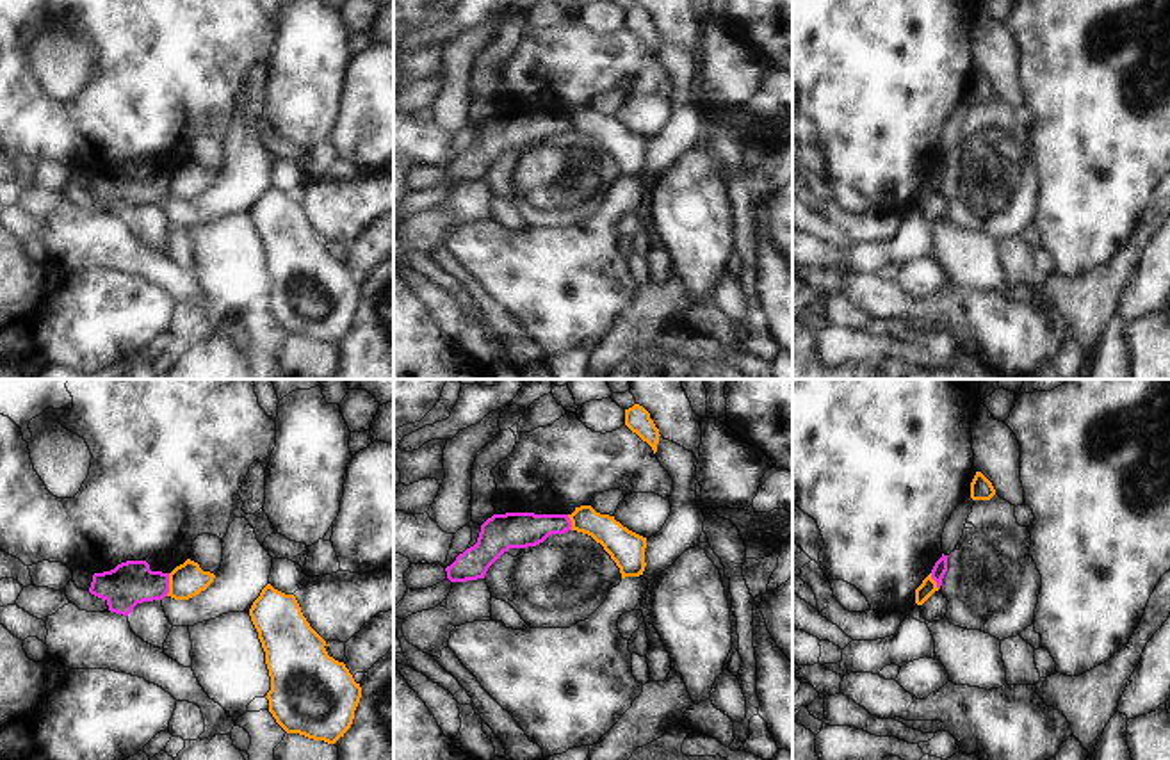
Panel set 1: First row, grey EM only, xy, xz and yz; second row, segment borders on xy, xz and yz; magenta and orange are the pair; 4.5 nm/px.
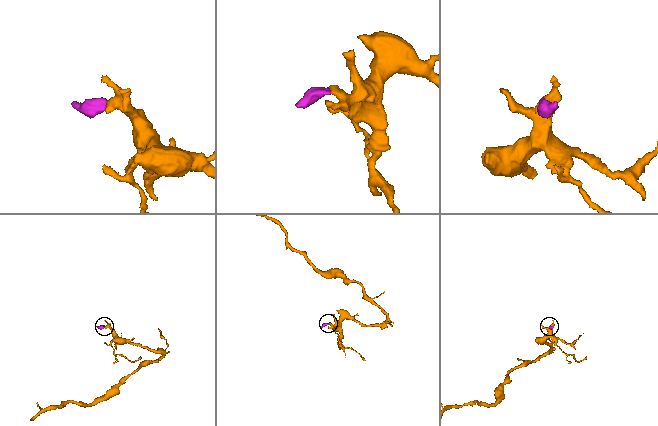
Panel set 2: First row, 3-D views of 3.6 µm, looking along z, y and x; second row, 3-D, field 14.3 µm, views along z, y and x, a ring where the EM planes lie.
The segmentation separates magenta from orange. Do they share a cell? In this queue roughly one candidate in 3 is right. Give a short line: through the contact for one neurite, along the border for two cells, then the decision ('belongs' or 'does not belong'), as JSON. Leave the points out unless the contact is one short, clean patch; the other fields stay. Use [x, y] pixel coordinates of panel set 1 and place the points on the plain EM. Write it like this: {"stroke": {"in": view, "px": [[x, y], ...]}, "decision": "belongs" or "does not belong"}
{"stroke": {"in": "xy", "px": [[170, 175], [170, 193], [166, 196]]}, "decision": "does not belong"}

